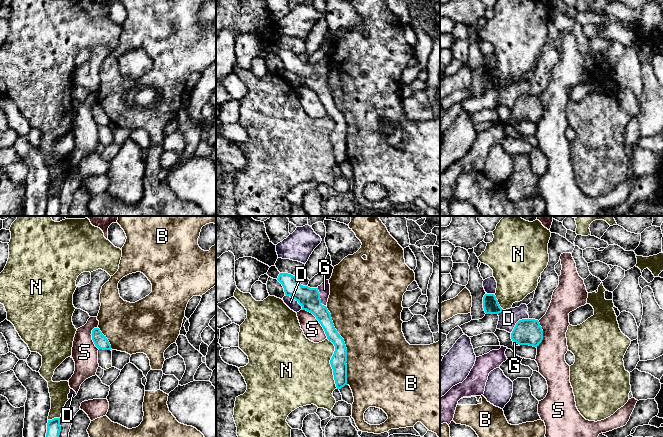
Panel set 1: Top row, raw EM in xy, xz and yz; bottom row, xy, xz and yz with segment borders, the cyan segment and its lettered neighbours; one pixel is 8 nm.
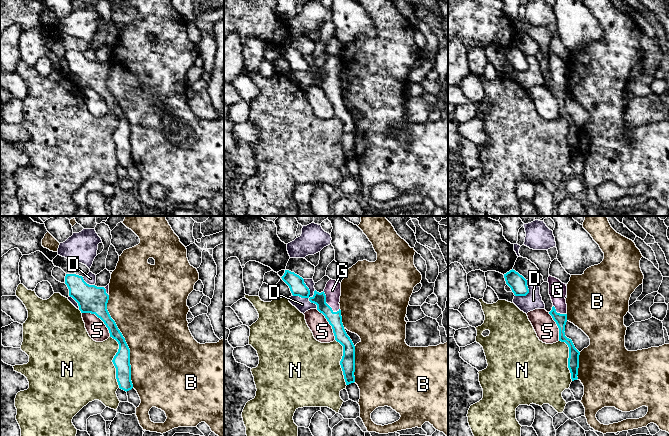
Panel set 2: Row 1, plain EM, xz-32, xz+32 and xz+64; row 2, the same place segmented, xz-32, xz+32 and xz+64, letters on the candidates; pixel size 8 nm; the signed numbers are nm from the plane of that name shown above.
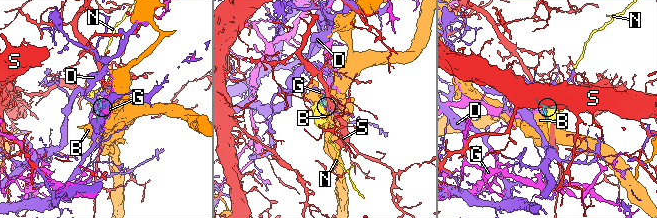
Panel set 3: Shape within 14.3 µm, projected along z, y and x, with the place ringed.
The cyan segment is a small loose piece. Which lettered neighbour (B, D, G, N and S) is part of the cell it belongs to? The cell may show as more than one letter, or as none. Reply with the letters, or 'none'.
G

